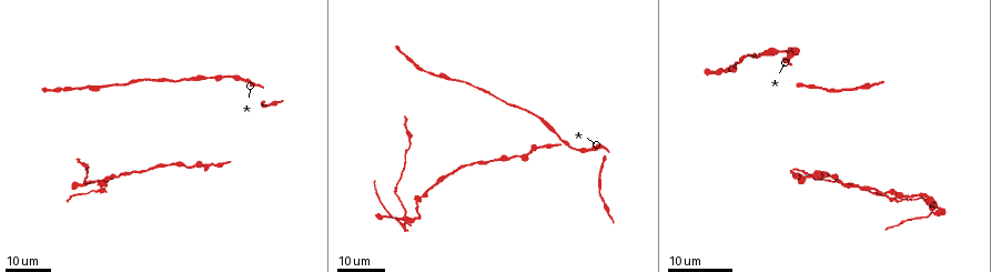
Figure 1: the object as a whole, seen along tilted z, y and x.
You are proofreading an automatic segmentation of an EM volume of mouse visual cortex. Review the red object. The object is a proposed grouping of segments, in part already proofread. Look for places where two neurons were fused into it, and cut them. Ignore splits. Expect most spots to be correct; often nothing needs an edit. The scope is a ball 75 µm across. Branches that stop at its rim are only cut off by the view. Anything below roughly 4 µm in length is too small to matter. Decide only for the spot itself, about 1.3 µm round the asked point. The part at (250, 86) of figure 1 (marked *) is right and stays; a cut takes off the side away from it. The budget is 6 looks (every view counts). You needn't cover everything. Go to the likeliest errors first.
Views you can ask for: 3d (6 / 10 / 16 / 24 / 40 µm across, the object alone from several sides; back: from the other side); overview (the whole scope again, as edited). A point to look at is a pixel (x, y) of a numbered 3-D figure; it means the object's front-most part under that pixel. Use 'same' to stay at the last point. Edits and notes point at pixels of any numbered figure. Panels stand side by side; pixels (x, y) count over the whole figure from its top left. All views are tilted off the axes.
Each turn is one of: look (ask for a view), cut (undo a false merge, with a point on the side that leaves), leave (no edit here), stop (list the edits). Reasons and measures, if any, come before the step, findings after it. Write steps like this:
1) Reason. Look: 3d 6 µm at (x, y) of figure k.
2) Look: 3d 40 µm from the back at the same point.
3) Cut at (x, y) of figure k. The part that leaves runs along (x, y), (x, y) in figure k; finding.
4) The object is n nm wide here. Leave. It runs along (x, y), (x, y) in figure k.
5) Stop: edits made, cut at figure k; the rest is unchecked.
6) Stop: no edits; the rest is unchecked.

Thin arm on a thick one. Look: 3d 16 µm at (406, 215) of figure 1.

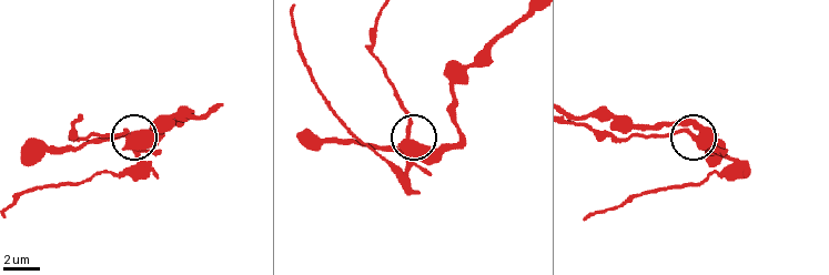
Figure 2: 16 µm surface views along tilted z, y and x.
Zoom in. Look: 3d 10 µm at (127, 139) of figure 2.

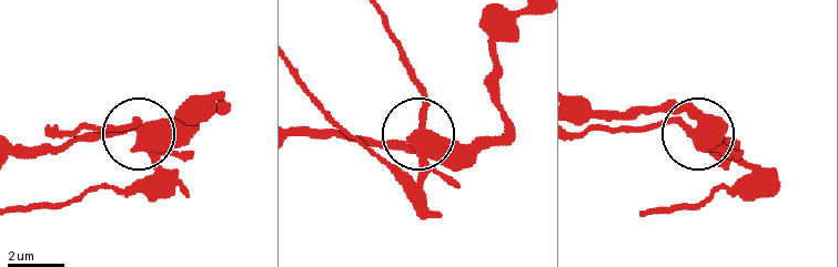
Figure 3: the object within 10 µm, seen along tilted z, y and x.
The object is 460 nm wide here. Cut at (177, 154) of figure 3. The part that leaves runs along (147, 134), (140, 120), (127, 126), (58, 129) in figure 3; two neurons meet here.

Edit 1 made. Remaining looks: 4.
Look: overview.

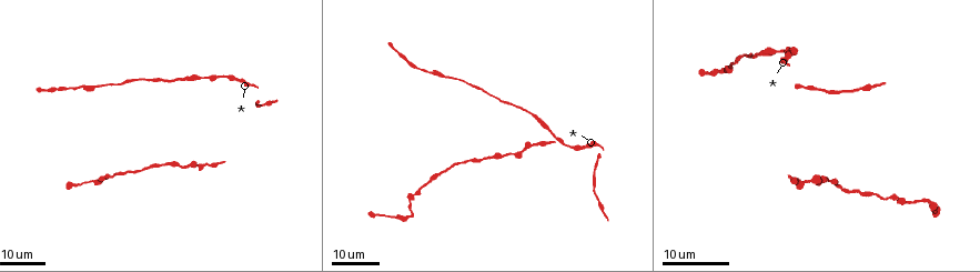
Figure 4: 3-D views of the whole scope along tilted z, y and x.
Calibre changes. Look: 3d 24 µm at (572, 145) of figure 4.

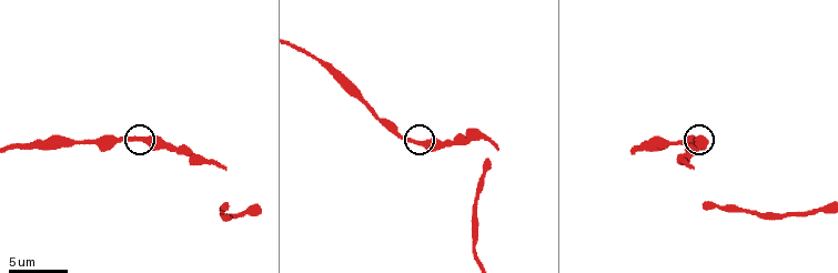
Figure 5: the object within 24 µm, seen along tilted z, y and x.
Look: 3d 6 µm at (142, 139) of figure 5.

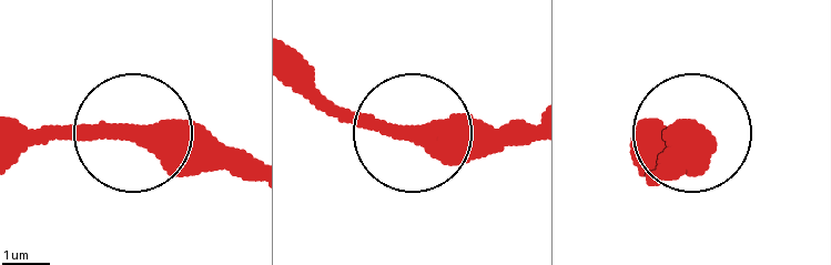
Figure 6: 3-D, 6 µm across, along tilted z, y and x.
The object is 430 nm wide here. Leave. It runs along (525, 123), (391, 135), (297, 92) in figure 6; continuous, no second neuron.

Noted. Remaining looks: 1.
Stop: edits made, cut at figure 3; the rest is unchecked.

